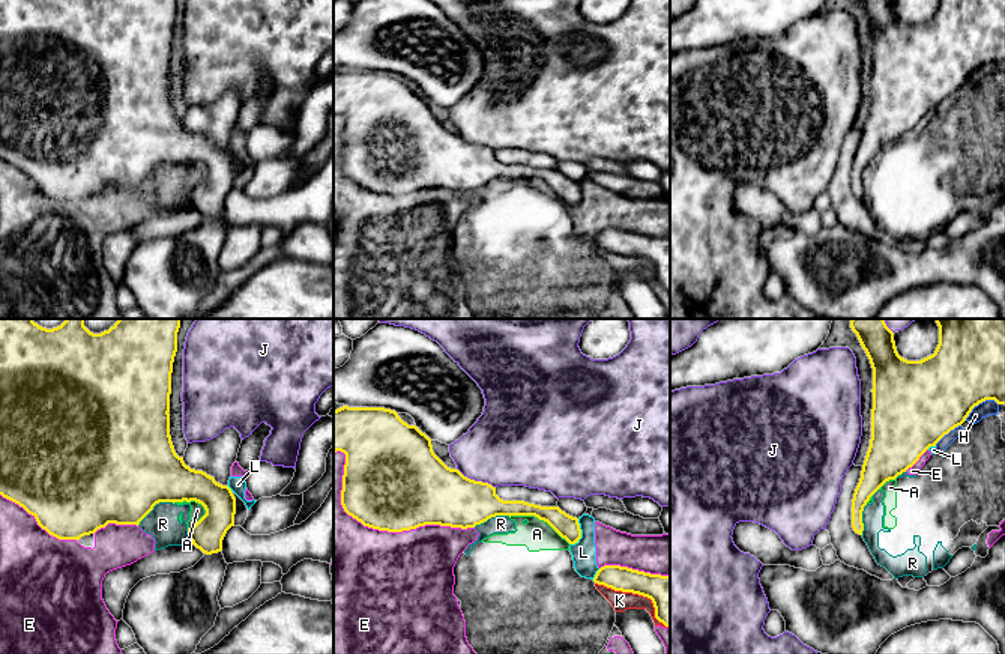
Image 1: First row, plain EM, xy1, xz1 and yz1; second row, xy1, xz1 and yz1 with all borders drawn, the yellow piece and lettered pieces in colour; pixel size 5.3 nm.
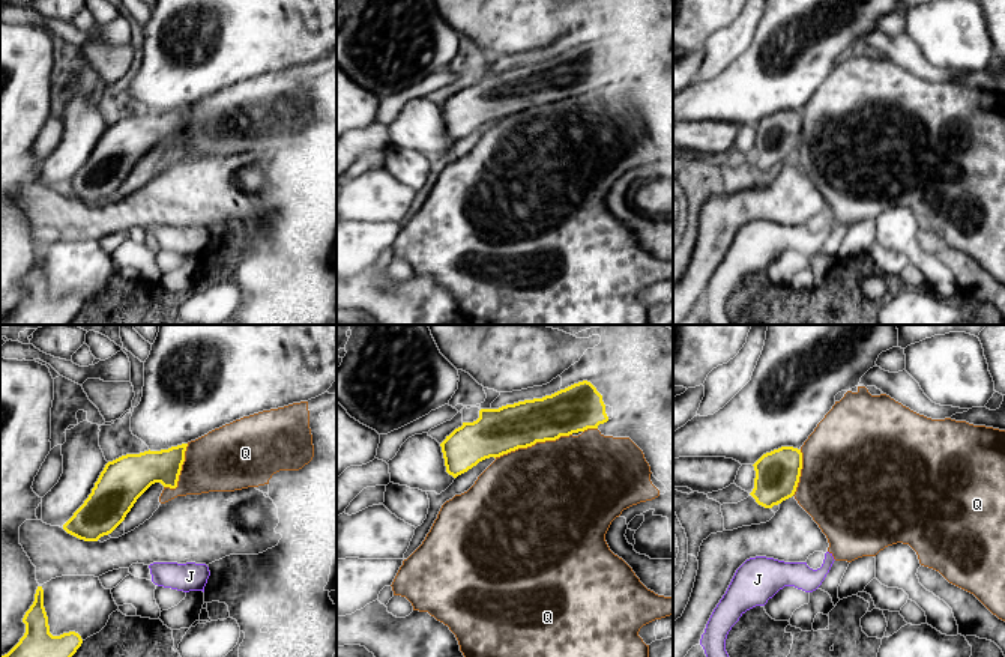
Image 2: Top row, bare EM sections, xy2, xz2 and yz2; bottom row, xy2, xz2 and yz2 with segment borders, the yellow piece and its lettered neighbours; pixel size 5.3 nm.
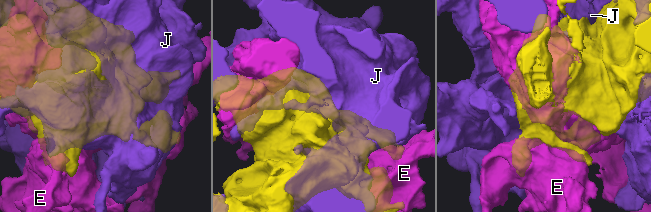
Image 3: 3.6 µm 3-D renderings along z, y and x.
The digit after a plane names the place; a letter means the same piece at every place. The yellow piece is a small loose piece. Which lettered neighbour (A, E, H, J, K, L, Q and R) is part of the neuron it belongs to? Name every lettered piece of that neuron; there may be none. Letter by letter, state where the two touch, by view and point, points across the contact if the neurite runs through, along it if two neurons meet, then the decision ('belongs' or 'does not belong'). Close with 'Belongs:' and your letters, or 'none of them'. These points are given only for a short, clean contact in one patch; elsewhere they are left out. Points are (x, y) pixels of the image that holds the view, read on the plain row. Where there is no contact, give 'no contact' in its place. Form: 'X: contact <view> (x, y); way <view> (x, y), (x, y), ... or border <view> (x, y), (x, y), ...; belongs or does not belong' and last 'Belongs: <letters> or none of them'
A: contact xz1 (540, 182); does not belong
E: contact xz1 (376, 191); does not belong
H: contact yz1 (980, 65); does not belong
J: contact xz1 (476, 145); does not belong
K: contact xz1 (639, 257); does not belong
L: contact xz1 (580, 196); does not belong
Q: contact xz2 (532, 107); belongs
R: contact xy1 (153, 169); does not belong
Belongs: Q

